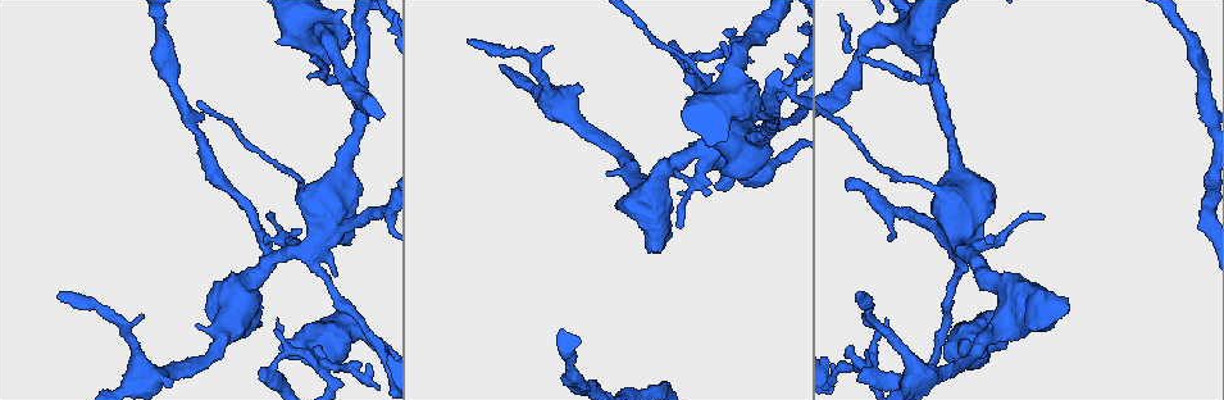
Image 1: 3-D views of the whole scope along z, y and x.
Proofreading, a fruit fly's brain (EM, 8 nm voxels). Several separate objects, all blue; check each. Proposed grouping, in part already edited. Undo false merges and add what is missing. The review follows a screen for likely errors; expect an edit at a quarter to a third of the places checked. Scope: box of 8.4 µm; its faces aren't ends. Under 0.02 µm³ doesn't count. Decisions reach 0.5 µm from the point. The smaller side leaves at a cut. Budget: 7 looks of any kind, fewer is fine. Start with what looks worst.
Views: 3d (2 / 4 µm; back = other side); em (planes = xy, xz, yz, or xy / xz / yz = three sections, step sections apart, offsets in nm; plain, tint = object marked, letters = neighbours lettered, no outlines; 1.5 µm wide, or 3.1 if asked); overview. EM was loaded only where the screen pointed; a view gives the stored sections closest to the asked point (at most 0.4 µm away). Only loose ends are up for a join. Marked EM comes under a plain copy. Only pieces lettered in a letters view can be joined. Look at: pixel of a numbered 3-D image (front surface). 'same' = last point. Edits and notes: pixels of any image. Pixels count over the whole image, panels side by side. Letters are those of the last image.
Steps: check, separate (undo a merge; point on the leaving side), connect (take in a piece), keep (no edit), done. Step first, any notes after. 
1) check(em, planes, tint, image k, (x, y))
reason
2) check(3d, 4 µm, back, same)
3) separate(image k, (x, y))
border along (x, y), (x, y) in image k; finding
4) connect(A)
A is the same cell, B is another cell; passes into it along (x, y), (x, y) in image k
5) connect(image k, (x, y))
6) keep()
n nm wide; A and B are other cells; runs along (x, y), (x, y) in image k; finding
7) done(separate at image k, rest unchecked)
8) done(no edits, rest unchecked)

check(3d, 2 µm, back, image 1, (673, 42))
free end

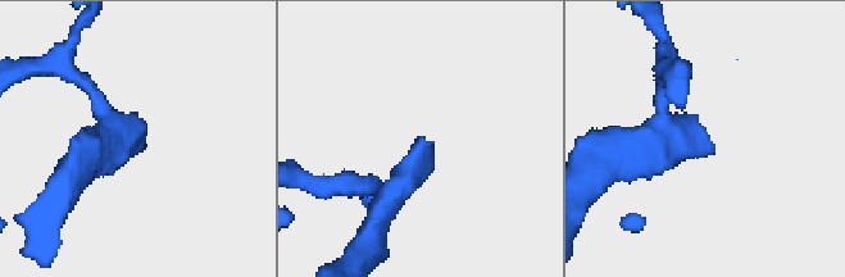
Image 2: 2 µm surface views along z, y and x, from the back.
check(em, planes, letters, image 2, (127, 153))

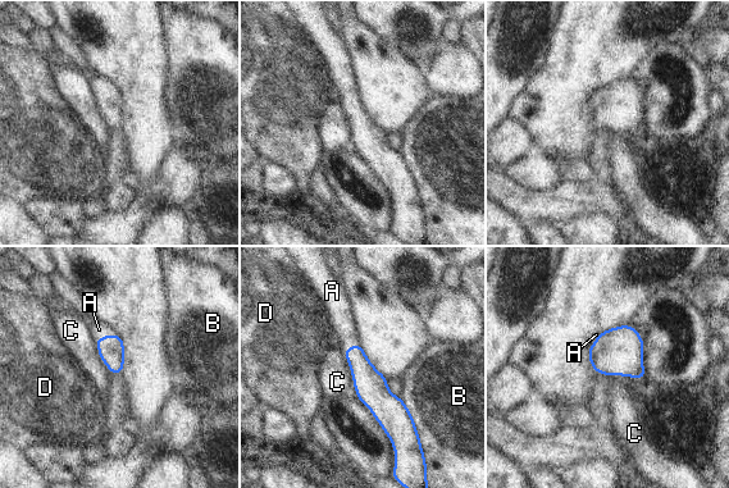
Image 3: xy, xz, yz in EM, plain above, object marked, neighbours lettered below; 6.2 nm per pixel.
connect(A)
B touches over 340 nm; A is the same cell, B, C and D are other cells; passes into it along (110, 349), (105, 336), (99, 329) in image 3; the neuron continues

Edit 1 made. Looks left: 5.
check(overview)
redraw

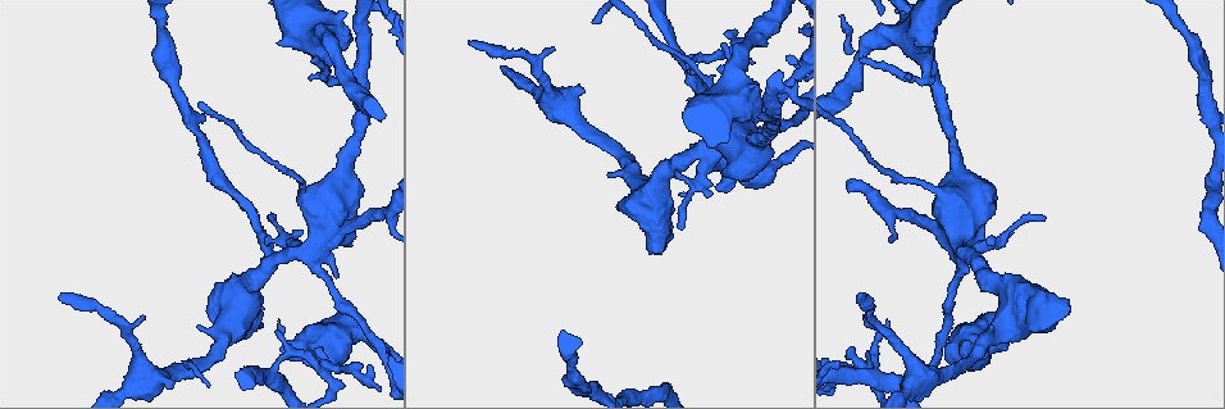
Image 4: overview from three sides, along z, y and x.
check(3d, 2 µm, image 4, (554, 46))
an open end

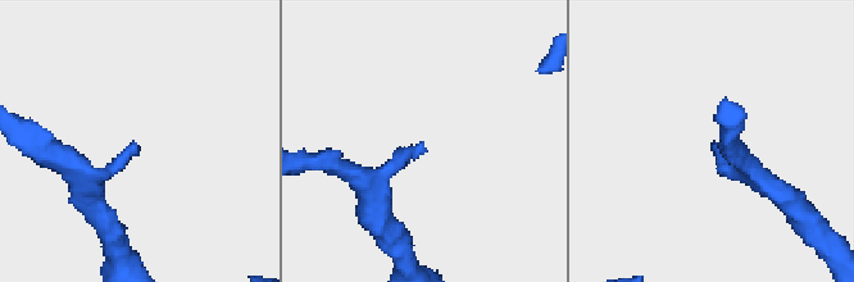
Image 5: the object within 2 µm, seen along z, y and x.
check(em, yz, step 8, tint, image 5, (135, 147))
now the EM

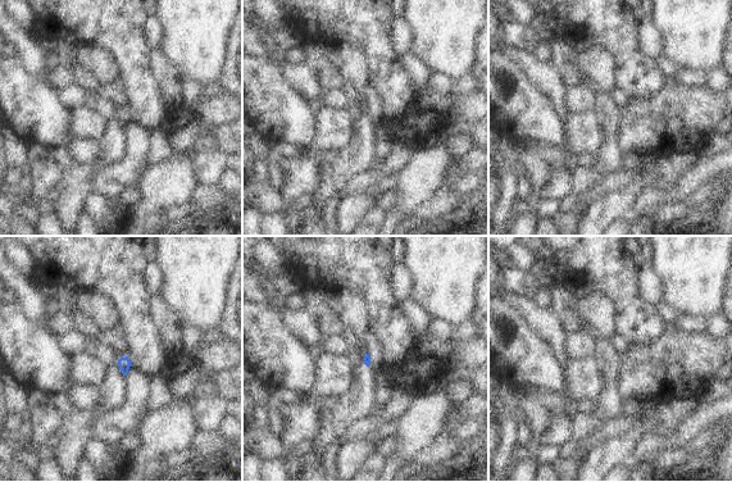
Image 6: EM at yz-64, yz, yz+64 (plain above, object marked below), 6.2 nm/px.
check(em, xz, step 8, letters, same)

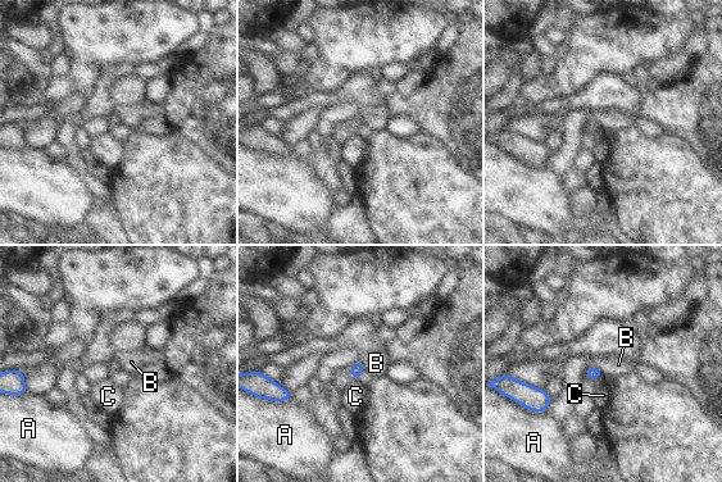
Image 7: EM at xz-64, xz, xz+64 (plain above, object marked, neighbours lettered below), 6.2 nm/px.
keep()
A, B and C are other cells; border along (593, 364), (604, 373) in image 7; no lettered piece goes on from it

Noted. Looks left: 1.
done(connect at image 3, rest unchecked)

